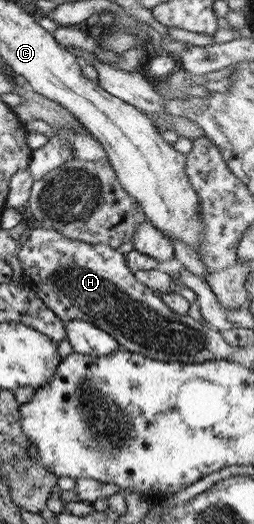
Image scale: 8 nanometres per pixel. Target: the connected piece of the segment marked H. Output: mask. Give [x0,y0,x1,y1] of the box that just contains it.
[16,227,235,364]

